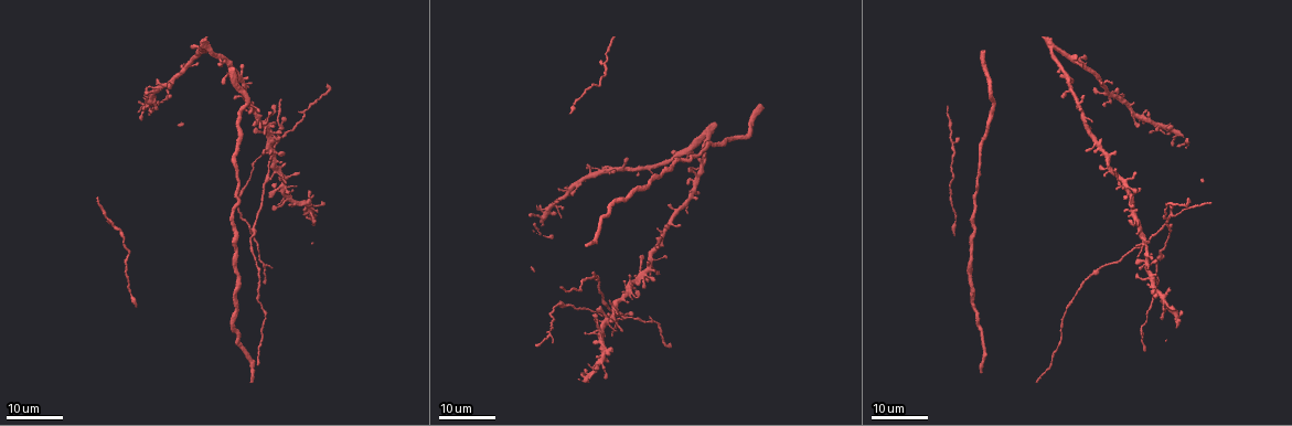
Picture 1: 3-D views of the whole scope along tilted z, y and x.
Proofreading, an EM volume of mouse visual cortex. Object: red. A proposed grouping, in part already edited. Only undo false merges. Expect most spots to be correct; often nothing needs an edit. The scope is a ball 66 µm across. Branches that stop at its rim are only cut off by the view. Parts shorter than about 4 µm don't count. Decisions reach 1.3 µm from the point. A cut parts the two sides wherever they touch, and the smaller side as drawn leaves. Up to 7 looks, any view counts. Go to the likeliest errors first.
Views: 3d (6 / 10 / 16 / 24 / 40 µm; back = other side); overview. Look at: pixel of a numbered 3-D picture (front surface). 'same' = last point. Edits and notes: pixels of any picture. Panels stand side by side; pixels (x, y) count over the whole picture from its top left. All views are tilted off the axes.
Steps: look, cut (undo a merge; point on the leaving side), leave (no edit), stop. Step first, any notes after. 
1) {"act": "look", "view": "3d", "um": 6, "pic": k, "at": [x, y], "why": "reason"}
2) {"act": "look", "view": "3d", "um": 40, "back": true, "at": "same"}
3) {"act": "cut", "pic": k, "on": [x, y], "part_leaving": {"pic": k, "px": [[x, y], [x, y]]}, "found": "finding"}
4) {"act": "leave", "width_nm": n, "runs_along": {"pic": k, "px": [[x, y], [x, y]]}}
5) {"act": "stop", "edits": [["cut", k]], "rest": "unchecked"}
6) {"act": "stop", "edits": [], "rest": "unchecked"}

{"act": "look", "view": "3d", "um": 24, "pic": 1, "at": [1165, 224], "why": "arms run side by side"}

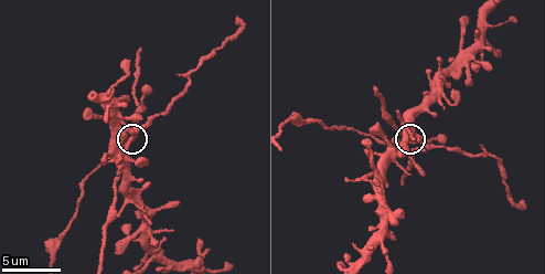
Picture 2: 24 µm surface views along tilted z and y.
{"act": "look", "view": "3d", "um": 10, "pic": 2, "at": [136, 136]}

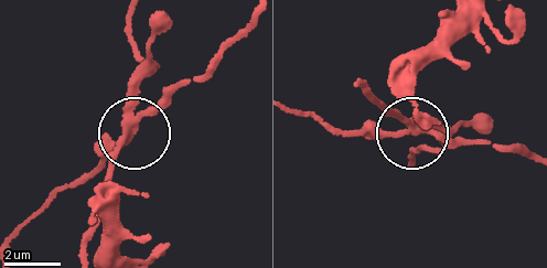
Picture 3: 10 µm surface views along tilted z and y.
{"act": "cut", "pic": 3, "on": [108, 140], "arms": 4, "found": "a second neuron is stuck on"}

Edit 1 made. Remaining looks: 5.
{"act": "look", "view": "overview"}

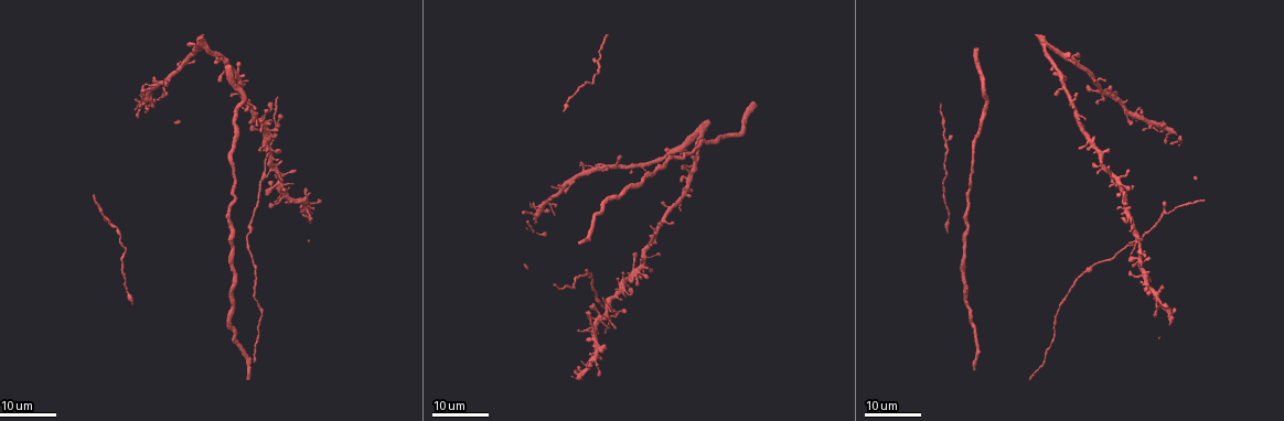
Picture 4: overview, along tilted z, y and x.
{"act": "look", "view": "3d", "um": 24, "pic": 4, "at": [262, 174], "why": "branch point"}

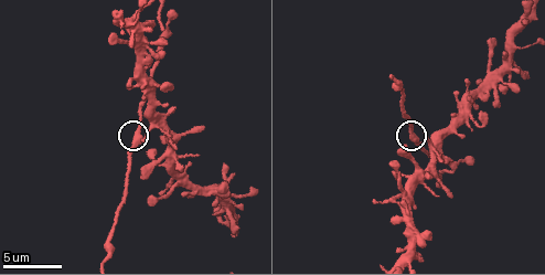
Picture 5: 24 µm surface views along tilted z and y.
{"act": "look", "view": "3d", "um": 10, "pic": 5, "at": [139, 140]}

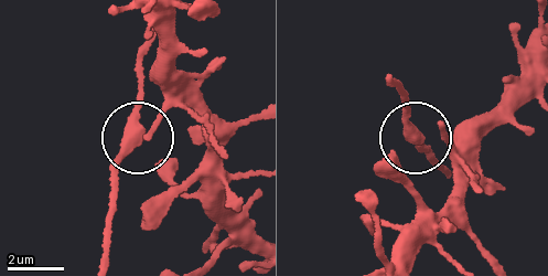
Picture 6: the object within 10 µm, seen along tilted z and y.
{"act": "leave", "runs_along": {"pic": 6, "px": [[106, 257], [119, 165], [140, 127], [141, 72]]}, "found": "continuous, no second neuron"}

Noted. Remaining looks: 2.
{"act": "look", "view": "3d", "um": 16, "pic": 5, "at": [177, 184], "why": "small branch off a trunk"}

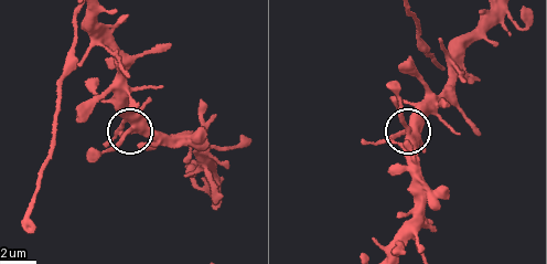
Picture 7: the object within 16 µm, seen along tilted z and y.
{"act": "look", "view": "3d", "um": 16, "back": true, "pic": 7, "at": [407, 131]}

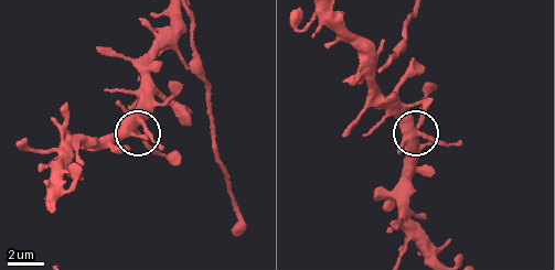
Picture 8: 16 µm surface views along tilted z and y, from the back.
{"act": "leave", "found": "continuous, no second neuron"}

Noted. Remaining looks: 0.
{"act": "stop", "edits": [["cut", 3]], "rest": "unchecked"}

